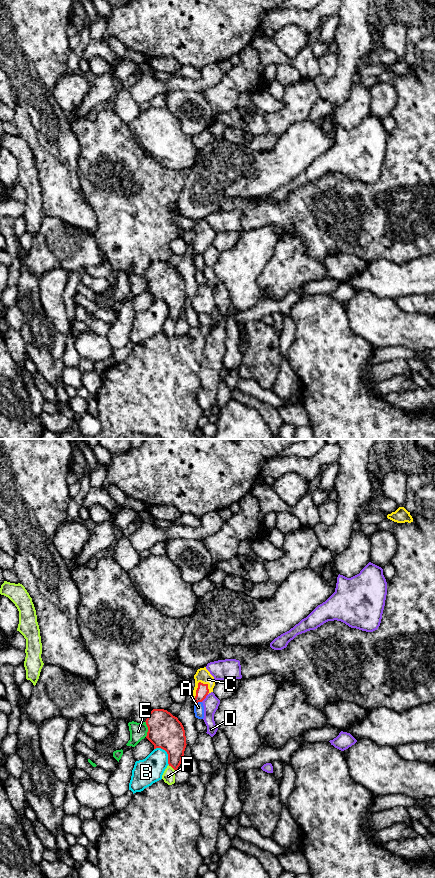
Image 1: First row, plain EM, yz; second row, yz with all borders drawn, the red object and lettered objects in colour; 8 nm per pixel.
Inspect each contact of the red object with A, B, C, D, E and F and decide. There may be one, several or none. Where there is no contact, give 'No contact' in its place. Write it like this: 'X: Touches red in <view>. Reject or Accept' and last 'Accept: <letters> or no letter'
A: Touches red in yz. Reject
B: Touches red in yz. Reject
C: Touches red in yz. Accept
D: Touches red in yz. Reject
E: Touches red in yz. Reject
F: Touches red in yz. Reject
Accept: C

